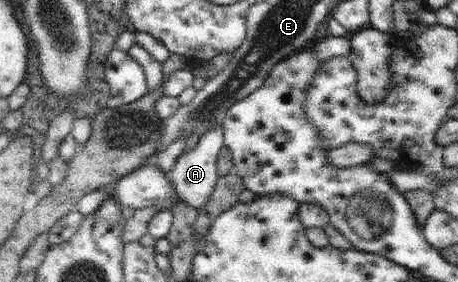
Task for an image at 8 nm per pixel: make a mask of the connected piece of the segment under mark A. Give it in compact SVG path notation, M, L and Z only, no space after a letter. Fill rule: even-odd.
M217 125L214 129L203 133L199 142L190 151L183 153L173 166L169 175L170 183L176 189L179 199L185 201L191 207L198 208L209 201L213 194L216 182L219 179L217 173L217 161L221 149L224 147L224 128Z

